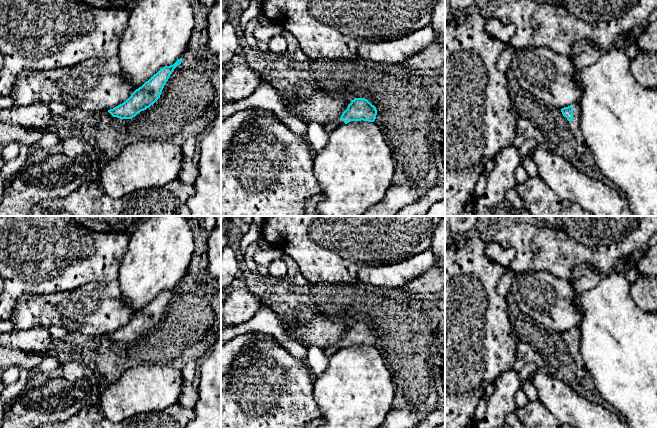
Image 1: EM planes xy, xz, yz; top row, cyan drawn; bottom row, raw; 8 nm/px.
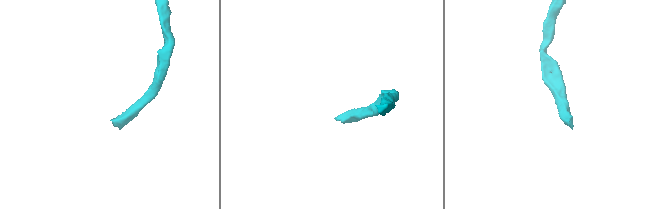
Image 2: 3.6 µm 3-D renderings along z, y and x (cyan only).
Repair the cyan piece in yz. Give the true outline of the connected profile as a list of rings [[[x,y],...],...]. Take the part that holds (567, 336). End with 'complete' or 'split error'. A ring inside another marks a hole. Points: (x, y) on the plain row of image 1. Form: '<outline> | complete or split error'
[[[573,327],[568,331],[561,333],[561,336],[567,345],[567,348],[575,360],[578,367],[584,367],[584,361],[580,353],[580,329],[579,327]]] | split error

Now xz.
[[[355,322],[348,329],[347,333],[342,337],[341,341],[335,345],[332,345],[325,350],[324,354],[327,357],[332,356],[338,350],[342,348],[347,348],[351,345],[368,345],[374,346],[376,343],[377,334],[374,329],[372,329],[365,322]]] | split error

